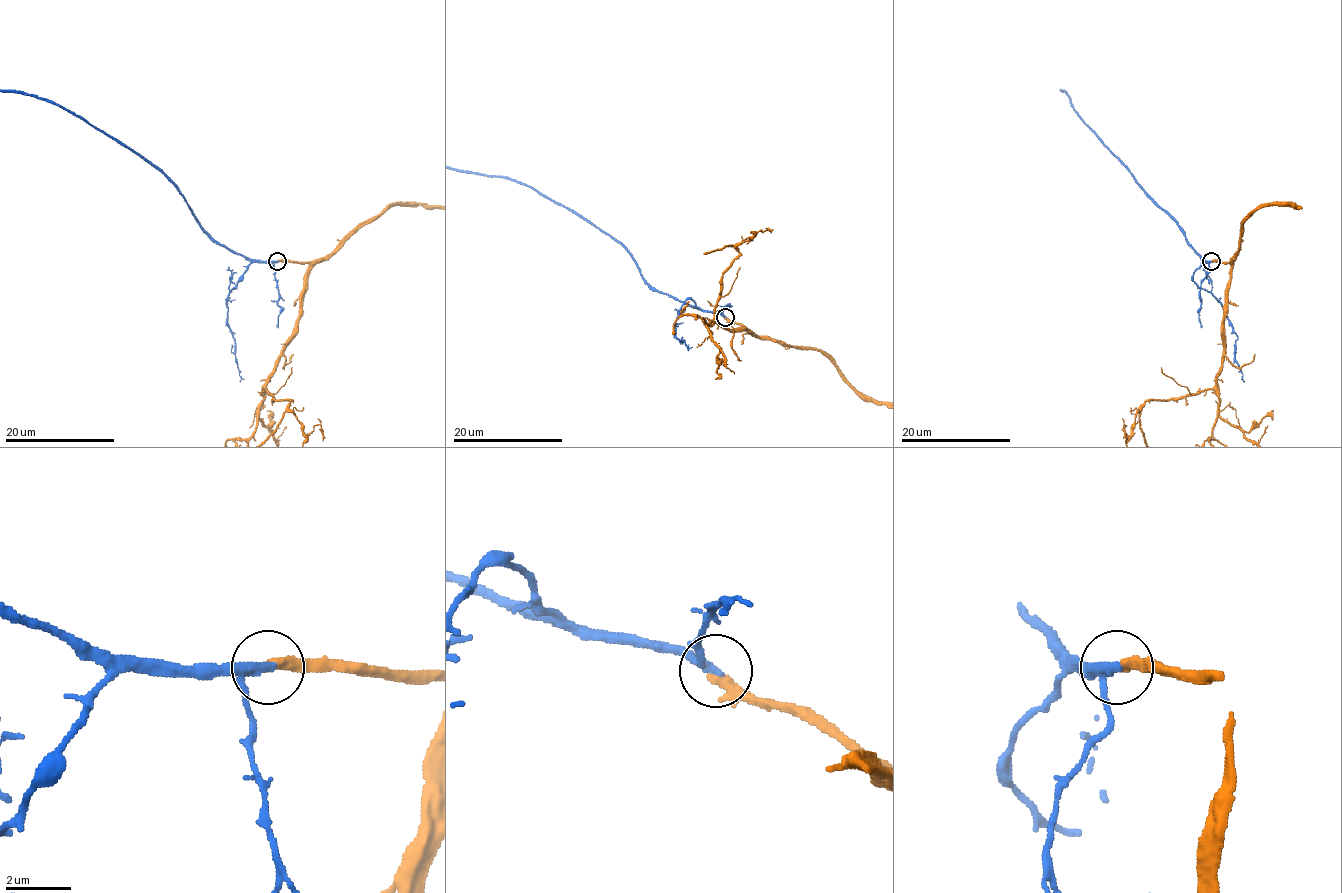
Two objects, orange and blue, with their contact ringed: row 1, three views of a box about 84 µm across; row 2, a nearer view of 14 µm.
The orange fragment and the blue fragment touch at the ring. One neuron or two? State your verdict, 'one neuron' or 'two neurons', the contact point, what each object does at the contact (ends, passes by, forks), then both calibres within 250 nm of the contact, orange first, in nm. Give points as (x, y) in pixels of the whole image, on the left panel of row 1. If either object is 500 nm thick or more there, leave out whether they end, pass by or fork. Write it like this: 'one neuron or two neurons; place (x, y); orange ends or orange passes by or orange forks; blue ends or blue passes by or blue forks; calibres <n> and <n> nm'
one neuron; place (277, 261); orange ends; blue passes by; calibres 360 and 220 nm

